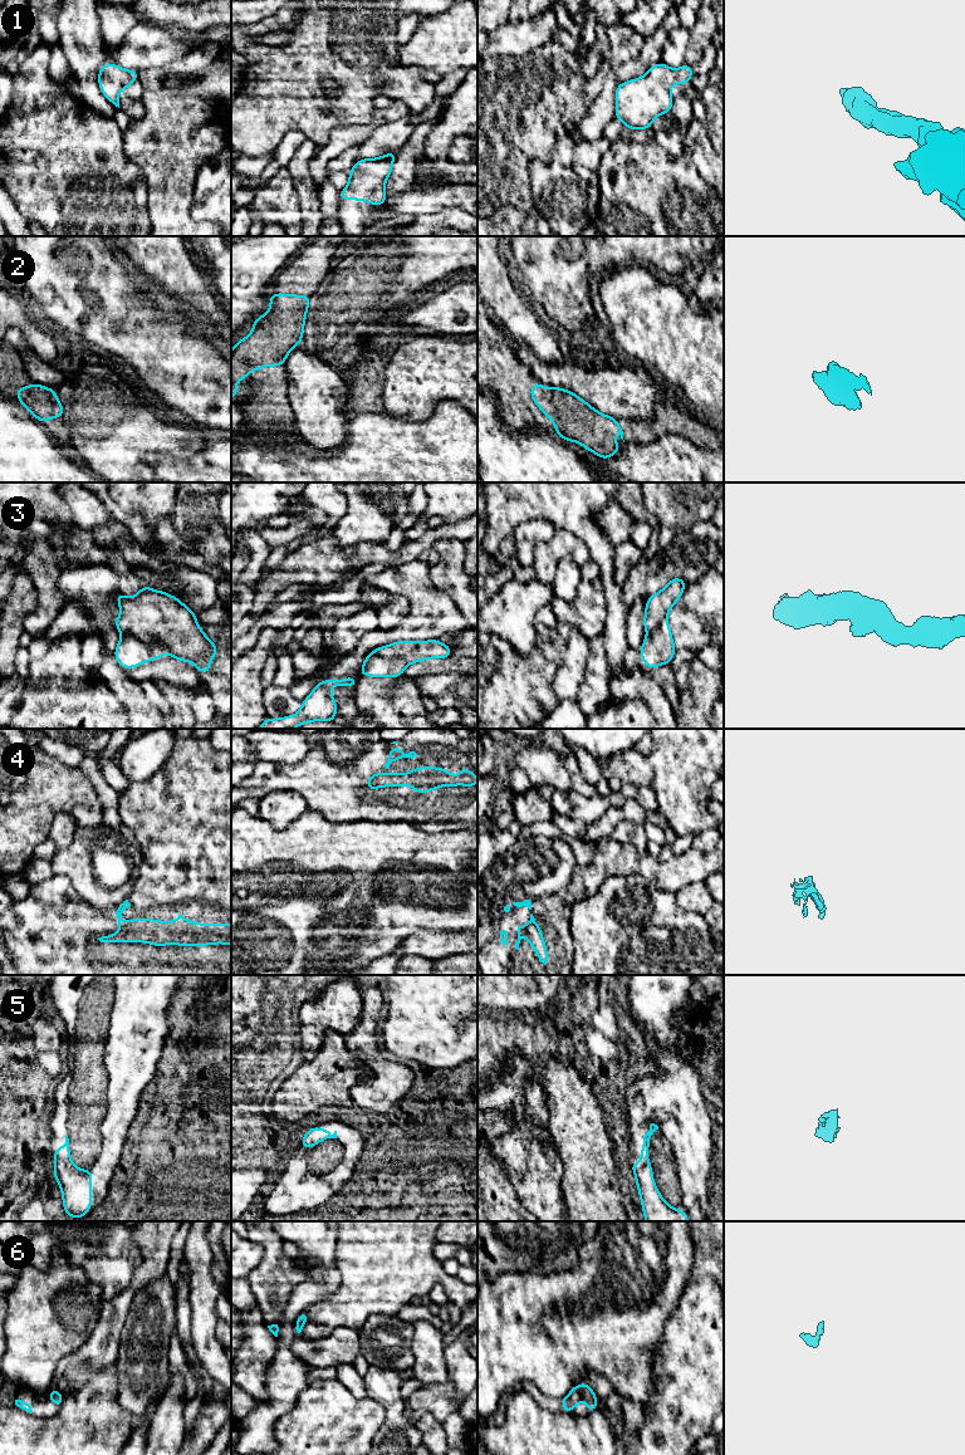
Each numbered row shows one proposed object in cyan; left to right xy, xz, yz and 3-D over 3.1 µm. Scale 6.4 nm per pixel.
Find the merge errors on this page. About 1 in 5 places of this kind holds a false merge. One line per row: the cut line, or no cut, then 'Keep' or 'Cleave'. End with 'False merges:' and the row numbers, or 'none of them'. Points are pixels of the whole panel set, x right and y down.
1: No split. Keep
2: No split. Keep
3: Split along xy (122, 631), (135, 635), (148, 645), (158, 645), (166, 650). Cleave
4: No split. Keep
5: No split. Keep
6: No split. Keep
False merges: 3

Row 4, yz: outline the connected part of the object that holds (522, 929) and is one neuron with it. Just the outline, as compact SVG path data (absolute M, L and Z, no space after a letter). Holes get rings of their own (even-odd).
M533 913L530 915L530 921L528 924L518 927L518 941L515 942L516 950L519 950L519 944L524 934L526 935L528 942L535 950L539 961L545 965L549 954L545 947L545 941L543 940L543 932L539 929Z

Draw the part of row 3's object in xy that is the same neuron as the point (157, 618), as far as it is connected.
M142 586L134 597L118 593L116 599L121 607L116 618L119 632L160 646L180 662L192 662L200 672L212 673L207 662L216 657L217 645L206 637L194 611L176 596Z

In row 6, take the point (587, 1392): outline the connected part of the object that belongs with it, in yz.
M584 1381L581 1382L579 1387L577 1385L573 1386L569 1395L559 1400L563 1405L563 1412L572 1412L582 1400L587 1402L588 1412L593 1412L599 1406L596 1393Z

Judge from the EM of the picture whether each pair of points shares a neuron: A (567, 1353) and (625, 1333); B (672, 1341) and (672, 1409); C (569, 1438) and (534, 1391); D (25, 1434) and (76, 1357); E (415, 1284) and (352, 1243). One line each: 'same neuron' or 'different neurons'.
A: same neuron
B: same neuron
C: different neurons
D: different neurons
E: same neuron

